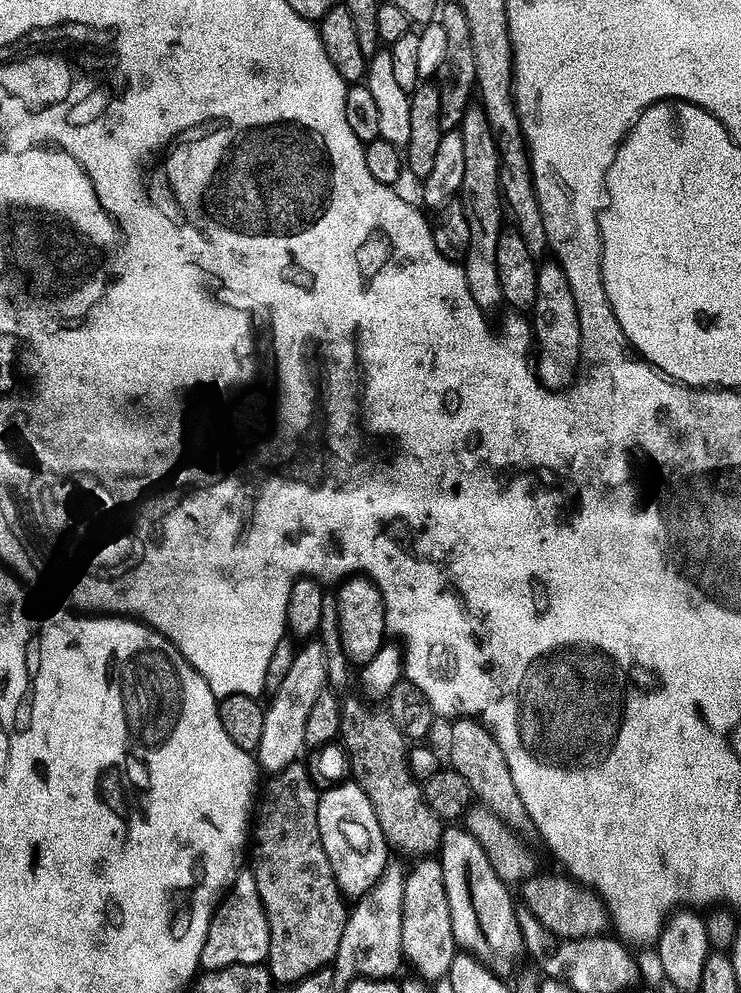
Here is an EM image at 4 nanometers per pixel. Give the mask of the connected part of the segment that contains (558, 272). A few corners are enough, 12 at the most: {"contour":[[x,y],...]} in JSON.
{"contour":[[560,265],[539,269],[530,323],[544,387],[572,387],[582,326]]}

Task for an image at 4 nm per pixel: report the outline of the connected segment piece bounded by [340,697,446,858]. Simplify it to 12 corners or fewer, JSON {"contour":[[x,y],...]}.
{"contour":[[341,705],[351,779],[384,837],[435,857],[446,824],[410,774],[392,716]]}

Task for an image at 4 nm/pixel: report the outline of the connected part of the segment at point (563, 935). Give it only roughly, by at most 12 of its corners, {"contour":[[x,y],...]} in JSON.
{"contour":[[537,874],[523,905],[560,940],[603,937],[599,895],[566,876]]}

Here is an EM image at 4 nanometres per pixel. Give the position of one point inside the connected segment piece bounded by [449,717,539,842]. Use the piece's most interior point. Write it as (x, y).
(474, 752)

